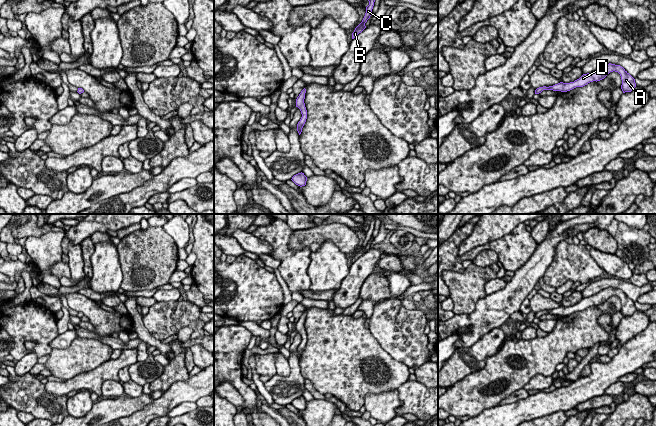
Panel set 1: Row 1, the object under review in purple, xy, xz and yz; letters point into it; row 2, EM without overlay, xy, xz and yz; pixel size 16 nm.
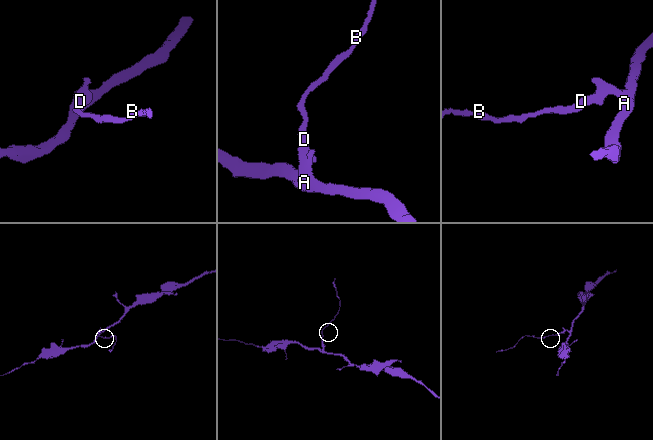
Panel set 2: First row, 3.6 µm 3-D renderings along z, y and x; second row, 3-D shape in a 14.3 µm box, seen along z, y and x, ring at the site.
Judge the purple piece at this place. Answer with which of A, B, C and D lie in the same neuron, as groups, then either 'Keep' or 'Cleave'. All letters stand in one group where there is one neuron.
Groups: A D / B C. Cleave

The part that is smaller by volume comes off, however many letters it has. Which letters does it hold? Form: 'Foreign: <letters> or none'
Foreign: B, C

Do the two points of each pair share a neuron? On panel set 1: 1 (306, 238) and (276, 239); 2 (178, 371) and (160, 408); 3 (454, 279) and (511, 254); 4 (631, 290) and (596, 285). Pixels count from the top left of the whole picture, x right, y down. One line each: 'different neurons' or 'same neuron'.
1: different neurons
2: different neurons
3: different neurons
4: same neuron

